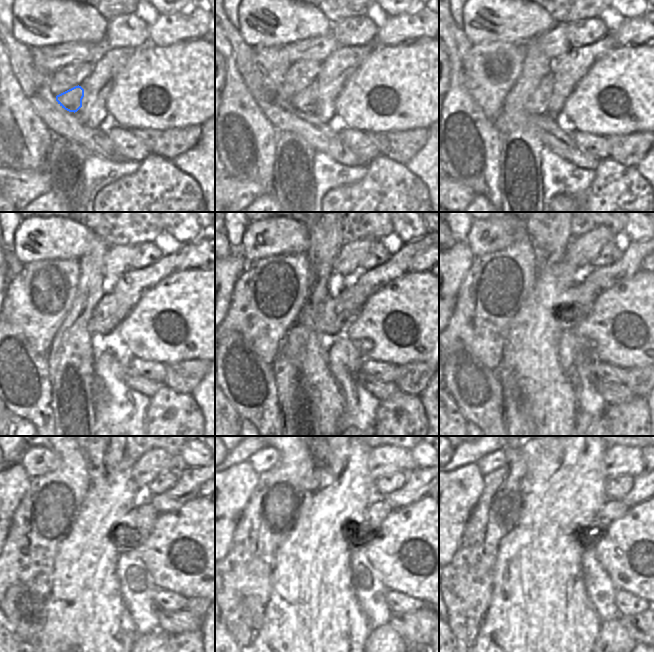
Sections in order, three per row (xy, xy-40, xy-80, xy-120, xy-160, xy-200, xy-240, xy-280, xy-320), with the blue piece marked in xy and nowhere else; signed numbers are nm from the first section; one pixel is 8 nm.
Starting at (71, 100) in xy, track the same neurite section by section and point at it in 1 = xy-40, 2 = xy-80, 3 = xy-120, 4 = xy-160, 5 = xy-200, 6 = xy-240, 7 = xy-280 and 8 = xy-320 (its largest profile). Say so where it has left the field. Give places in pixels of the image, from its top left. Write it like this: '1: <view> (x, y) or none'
1: xy-40 (305, 100)
2: xy-80 (537, 103)
3: xy-120 (93, 326)
4: xy-160 (334, 318)
5: xy-200 (576, 303)
6: xy-240 (131, 530)
7: xy-280 (357, 535)
8: xy-320 (612, 510)

